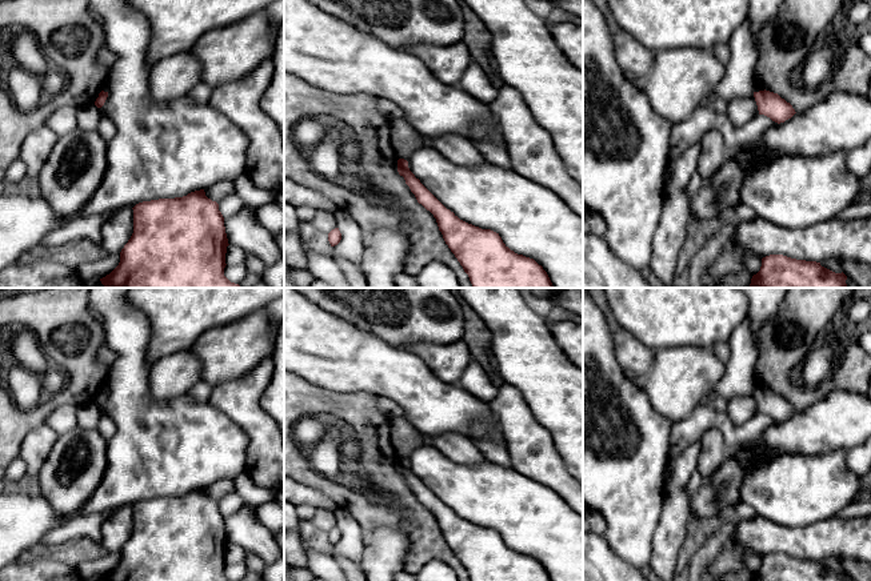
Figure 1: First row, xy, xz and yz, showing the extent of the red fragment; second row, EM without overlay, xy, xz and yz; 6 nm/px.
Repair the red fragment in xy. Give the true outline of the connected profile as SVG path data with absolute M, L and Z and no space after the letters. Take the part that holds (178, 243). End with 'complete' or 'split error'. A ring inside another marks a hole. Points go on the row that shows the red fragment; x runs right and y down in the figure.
M204 189L191 192L183 197L143 201L136 204L132 209L133 209L133 233L120 252L119 265L109 275L100 279L101 284L105 288L241 288L239 284L231 283L224 276L224 268L227 265L225 253L227 253L227 247L229 245L224 227L224 217L219 211L219 204L208 199L205 196Z | complete

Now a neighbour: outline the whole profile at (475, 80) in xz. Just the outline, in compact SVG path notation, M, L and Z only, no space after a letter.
M475 61L463 73L459 87L487 105L494 103L498 96L498 88L492 84L484 69Z

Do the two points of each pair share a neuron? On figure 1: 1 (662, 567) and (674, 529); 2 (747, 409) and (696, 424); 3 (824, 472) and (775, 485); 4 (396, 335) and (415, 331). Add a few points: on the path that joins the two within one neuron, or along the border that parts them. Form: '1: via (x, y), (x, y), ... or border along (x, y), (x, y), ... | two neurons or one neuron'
1: via (664, 557), (668, 539) | one neuron
2: border along (724, 412), (734, 424), (743, 424), (758, 412) | two neurons
3: via (812, 484), (787, 485) | one neuron
4: via (400, 331), (411, 331) | one neuron

